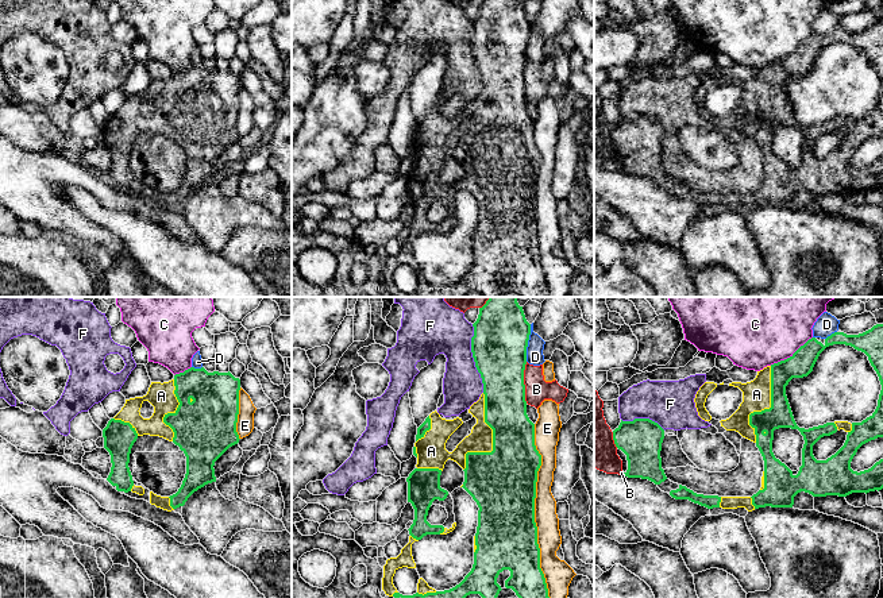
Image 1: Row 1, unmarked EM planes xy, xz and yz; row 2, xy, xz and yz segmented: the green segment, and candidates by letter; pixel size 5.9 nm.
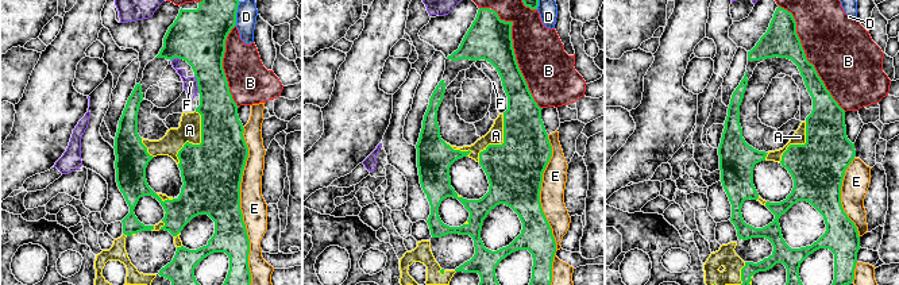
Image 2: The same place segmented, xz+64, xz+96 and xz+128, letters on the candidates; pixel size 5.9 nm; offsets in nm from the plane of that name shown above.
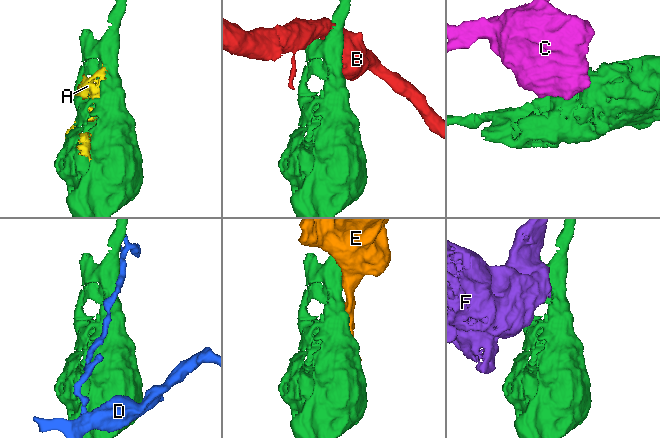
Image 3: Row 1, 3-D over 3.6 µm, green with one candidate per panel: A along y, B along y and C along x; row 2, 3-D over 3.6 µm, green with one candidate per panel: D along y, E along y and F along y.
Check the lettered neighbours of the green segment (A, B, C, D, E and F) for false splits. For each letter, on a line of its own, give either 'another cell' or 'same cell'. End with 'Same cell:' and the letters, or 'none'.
A: same cell
B: another cell
C: another cell
D: another cell
E: another cell
F: another cell
Same cell: A

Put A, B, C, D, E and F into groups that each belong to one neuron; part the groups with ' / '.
A / B / C / D / E / F

